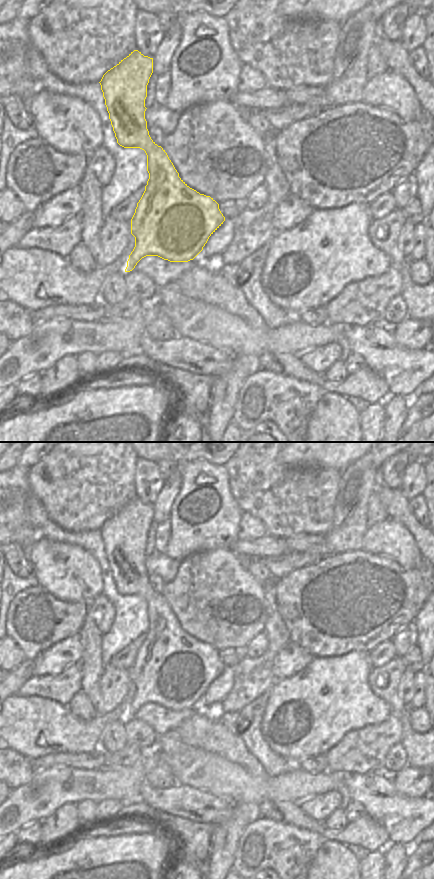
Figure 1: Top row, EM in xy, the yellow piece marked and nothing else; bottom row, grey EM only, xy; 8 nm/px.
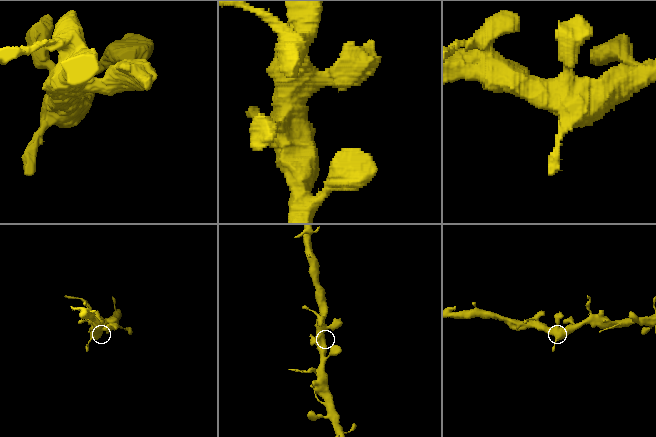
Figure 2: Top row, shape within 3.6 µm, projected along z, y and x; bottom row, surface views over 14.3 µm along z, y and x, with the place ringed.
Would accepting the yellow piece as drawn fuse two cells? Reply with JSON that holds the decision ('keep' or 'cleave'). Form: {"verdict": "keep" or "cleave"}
{"verdict": "keep"}

